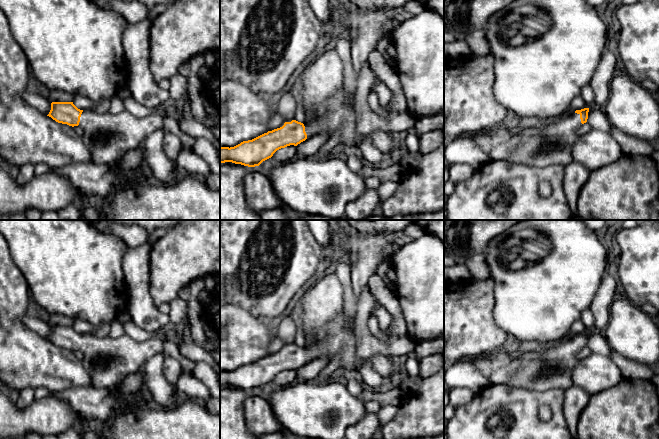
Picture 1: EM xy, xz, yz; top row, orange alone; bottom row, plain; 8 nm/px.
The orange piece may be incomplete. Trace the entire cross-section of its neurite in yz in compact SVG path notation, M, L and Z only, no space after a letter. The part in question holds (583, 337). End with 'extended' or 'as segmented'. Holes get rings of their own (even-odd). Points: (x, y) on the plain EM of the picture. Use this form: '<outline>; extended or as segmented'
M589 332L569 336L559 342L551 344L537 350L544 350L544 355L521 363L516 371L502 384L509 389L524 388L534 391L546 391L549 389L566 390L572 387L572 371L576 367L579 359L576 354L580 352L588 343Z; extended

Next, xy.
M52 326L47 340L58 347L81 351L90 386L98 389L114 388L123 377L140 371L150 358L163 354L165 342L158 337L136 341L126 334L119 338L80 334L73 326Z; extended

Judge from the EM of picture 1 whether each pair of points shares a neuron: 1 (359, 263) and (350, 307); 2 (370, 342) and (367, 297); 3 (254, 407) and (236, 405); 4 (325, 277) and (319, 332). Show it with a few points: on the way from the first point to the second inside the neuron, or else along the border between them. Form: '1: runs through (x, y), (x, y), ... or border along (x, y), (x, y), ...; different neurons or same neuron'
1: border along (349, 268), (351, 288), (357, 299); different neurons
2: runs through (362, 331), (364, 308); same neuron
3: border along (254, 393), (244, 402), (244, 416), (247, 428); different neurons
4: runs through (325, 291), (319, 306), (319, 318); same neuron

